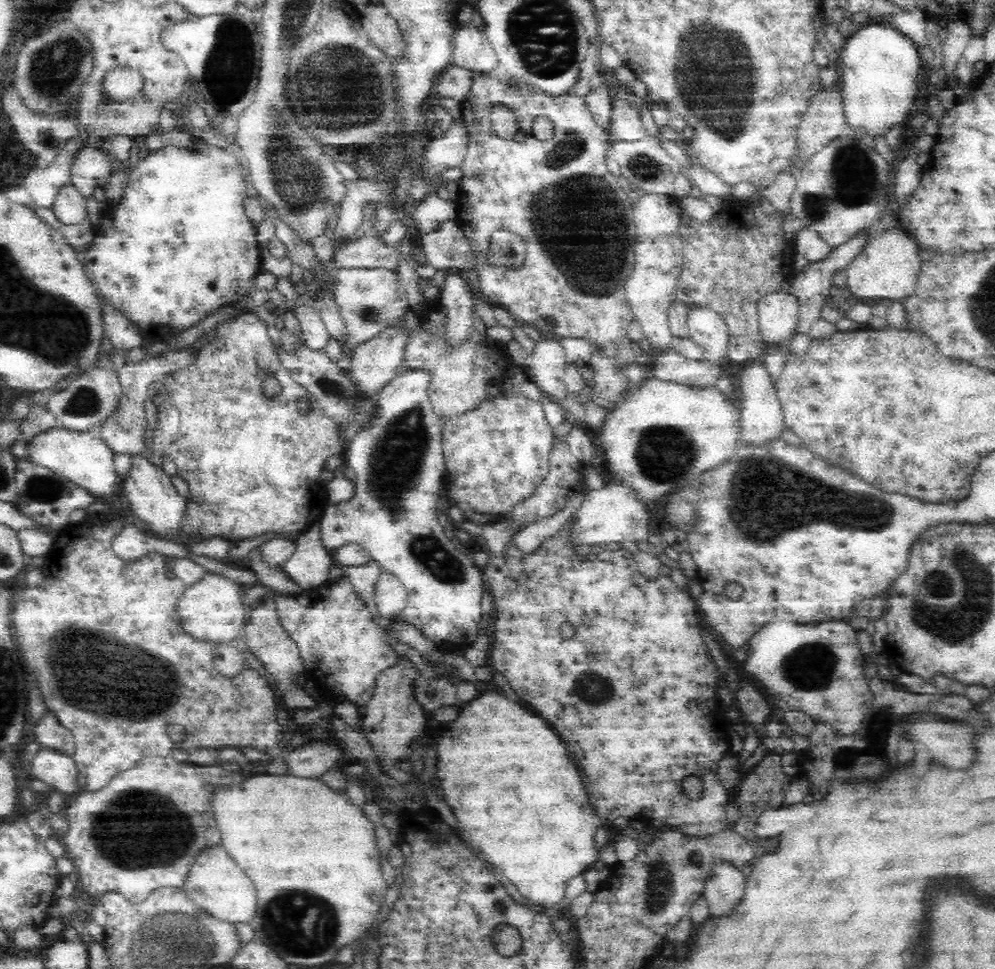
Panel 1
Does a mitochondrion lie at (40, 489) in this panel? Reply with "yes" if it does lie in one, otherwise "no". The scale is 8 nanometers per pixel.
yes

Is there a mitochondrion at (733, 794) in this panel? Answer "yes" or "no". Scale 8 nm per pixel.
no

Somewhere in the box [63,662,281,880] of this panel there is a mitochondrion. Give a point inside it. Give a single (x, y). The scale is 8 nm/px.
(161, 851)

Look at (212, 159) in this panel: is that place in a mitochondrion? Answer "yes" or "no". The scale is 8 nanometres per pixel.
no

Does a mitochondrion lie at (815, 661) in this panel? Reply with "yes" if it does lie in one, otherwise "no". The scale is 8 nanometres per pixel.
yes

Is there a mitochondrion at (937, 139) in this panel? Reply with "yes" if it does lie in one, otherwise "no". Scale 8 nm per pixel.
no

